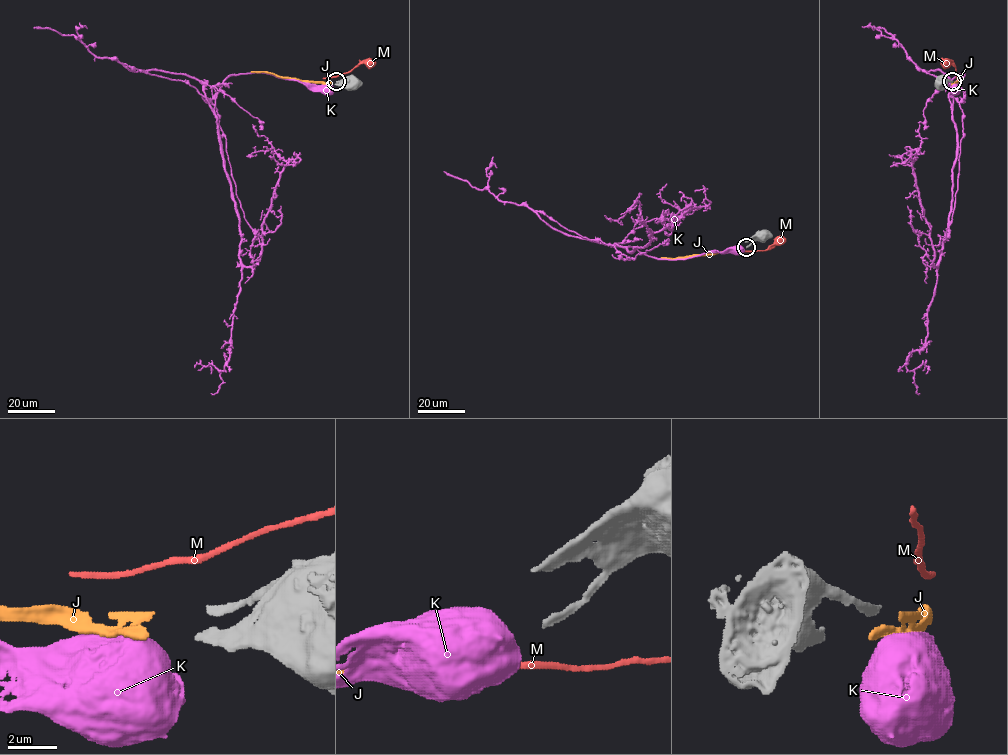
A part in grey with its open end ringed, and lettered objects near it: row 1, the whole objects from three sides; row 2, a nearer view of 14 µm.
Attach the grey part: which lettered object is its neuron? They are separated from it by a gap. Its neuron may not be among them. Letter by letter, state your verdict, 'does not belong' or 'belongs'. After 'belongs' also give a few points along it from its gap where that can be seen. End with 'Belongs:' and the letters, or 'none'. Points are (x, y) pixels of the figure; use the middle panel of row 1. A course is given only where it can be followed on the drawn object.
J: belongs; it runs (741, 249), (661, 258)
K: does not belong
M: does not belong
Belongs: J

